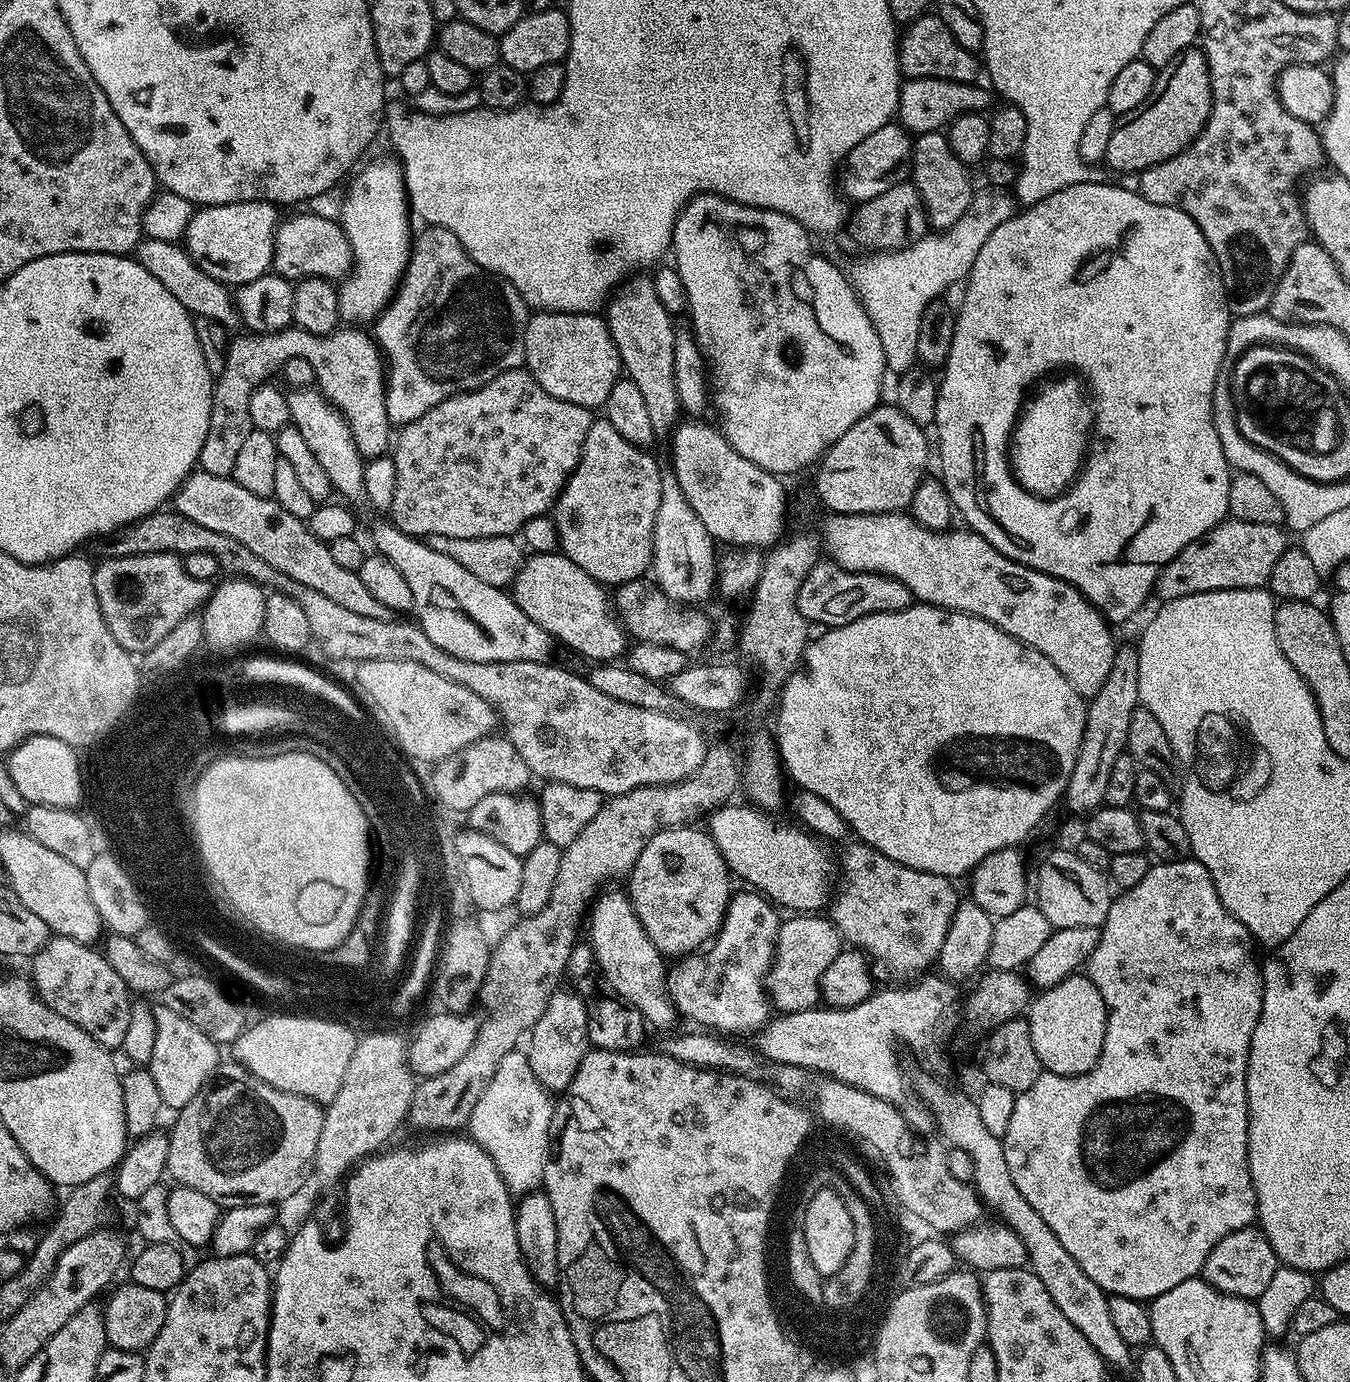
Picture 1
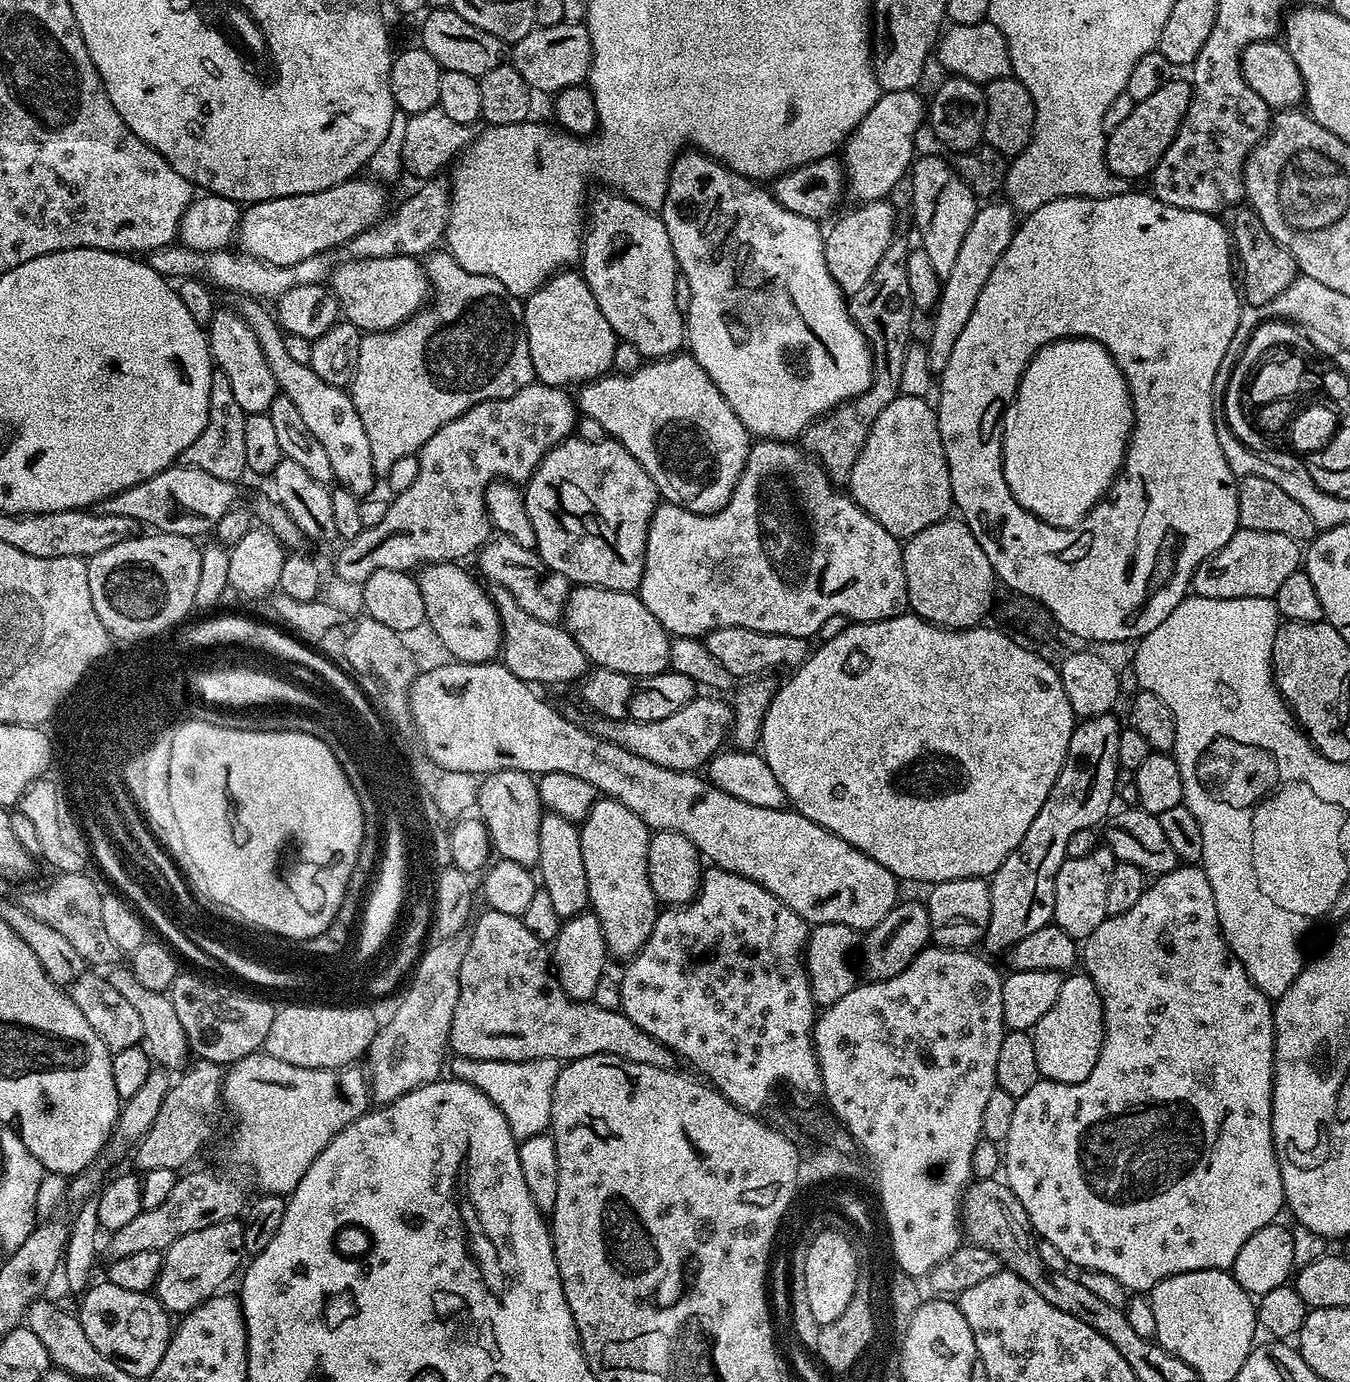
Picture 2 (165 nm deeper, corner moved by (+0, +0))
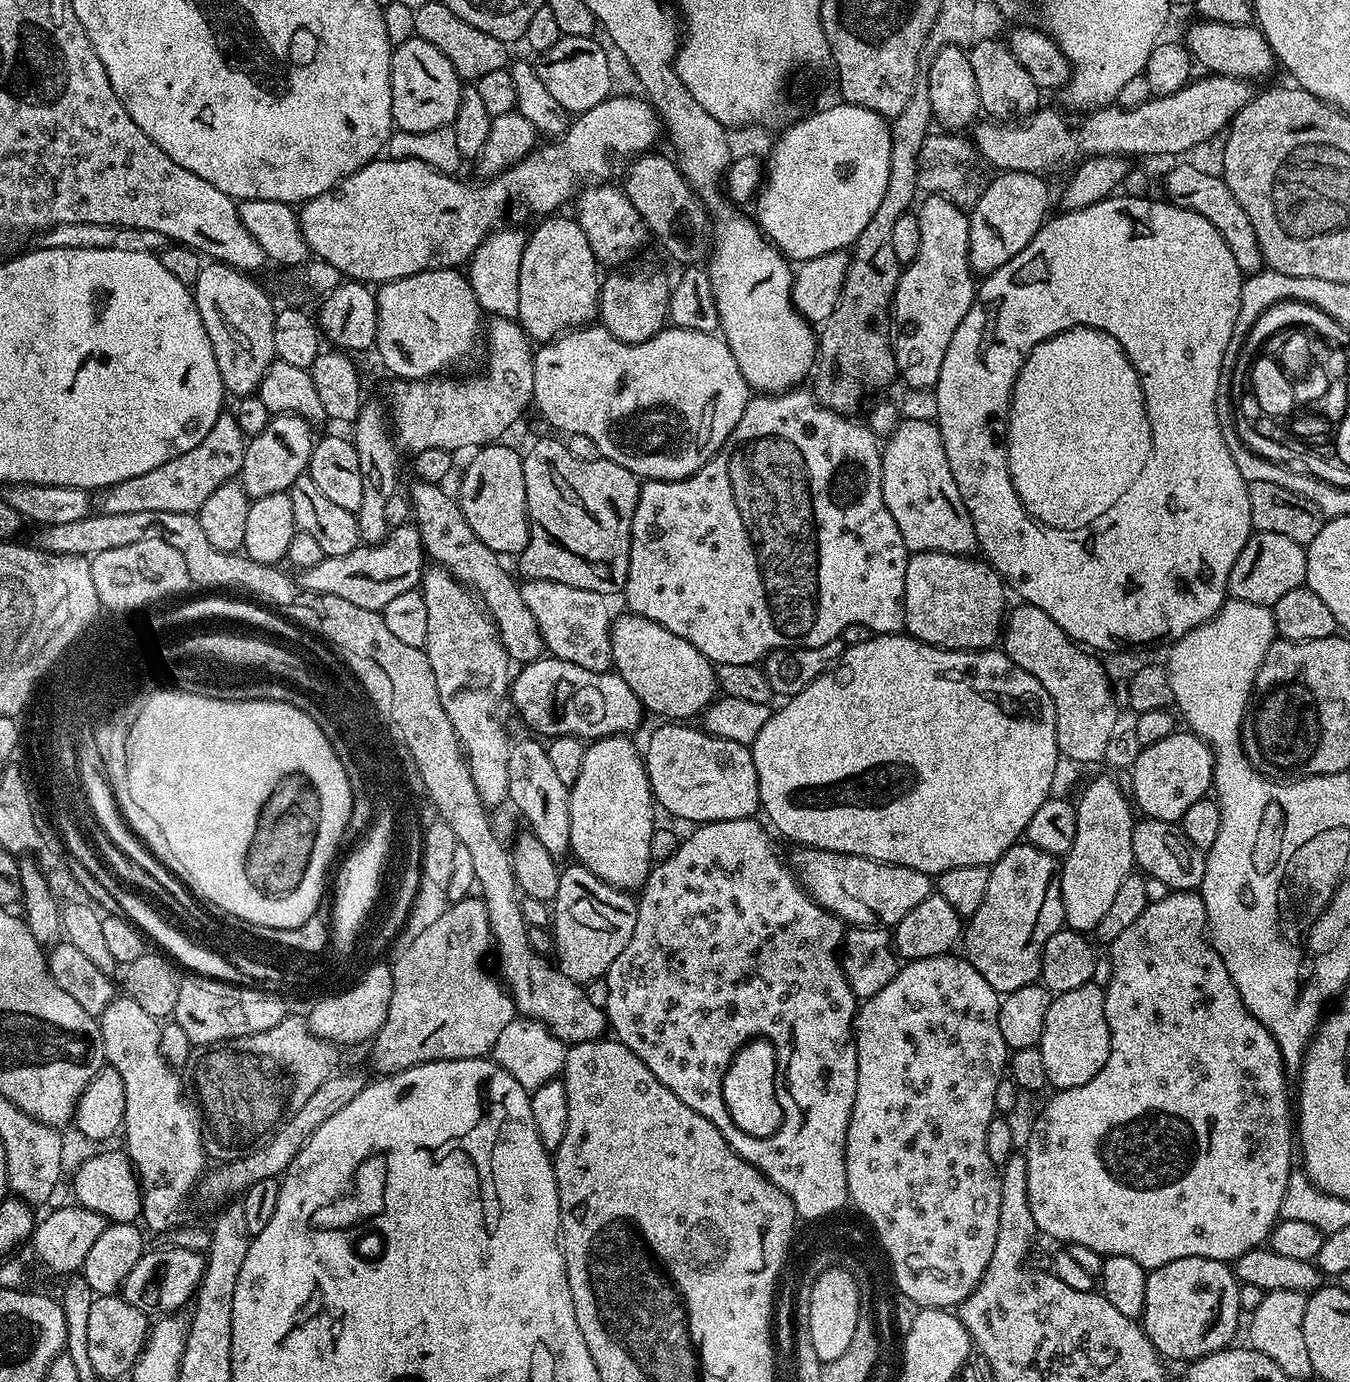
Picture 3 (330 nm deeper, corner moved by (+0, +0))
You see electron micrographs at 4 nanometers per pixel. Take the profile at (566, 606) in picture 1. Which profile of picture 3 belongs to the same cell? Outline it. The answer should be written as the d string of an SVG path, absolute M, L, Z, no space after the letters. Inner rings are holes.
M631 614L623 615L617 615L612 621L612 668L616 675L621 676L626 682L626 686L630 686L630 690L634 690L634 694L638 694L641 704L649 713L657 712L658 715L664 716L660 718L667 718L672 722L688 722L693 719L691 716L699 717L704 709L718 696L718 672L712 661L706 659L694 646L690 646L690 642L686 642L686 638L678 638L678 634L670 634L670 630L666 630L666 626L658 626L658 622L654 622L650 618L642 618Z

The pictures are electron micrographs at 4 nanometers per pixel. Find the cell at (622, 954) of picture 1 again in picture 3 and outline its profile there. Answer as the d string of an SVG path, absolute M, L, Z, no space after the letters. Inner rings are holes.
M625 734L591 741L584 750L582 770L578 770L578 778L570 785L568 794L571 855L610 886L625 890L643 888L646 878L652 873L654 861L650 854L650 838L658 827L648 769L644 767L641 749L636 749L632 739L631 735Z

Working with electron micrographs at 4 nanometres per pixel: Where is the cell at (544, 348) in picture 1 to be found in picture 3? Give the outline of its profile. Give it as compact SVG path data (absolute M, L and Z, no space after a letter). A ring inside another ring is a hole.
M552 214L541 219L540 224L525 239L522 250L522 262L518 270L518 310L515 319L528 335L529 341L547 342L565 332L588 326L597 319L600 307L600 286L602 272L599 272L598 261L594 250L590 250L590 242L586 234L582 234L582 226L571 215Z

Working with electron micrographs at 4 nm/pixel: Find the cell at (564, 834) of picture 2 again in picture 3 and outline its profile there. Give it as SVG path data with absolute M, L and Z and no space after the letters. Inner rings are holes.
M517 739L510 750L508 800L524 815L527 831L536 836L552 856L567 857L570 852L570 788L558 779L547 747L539 739L531 739Z

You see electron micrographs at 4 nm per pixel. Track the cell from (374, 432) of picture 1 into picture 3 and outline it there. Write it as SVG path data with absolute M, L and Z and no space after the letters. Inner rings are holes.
M225 410L214 426L210 426L210 434L206 434L194 450L178 454L170 458L170 462L162 462L162 466L154 466L154 470L146 470L146 474L126 478L126 482L103 489L98 496L98 511L102 514L135 514L146 510L199 513L202 502L206 502L218 486L239 477L245 443L245 434L238 426L235 415Z

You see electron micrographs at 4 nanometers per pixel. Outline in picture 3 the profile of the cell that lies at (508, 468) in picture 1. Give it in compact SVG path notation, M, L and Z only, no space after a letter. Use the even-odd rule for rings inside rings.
M409 522L391 529L381 544L364 544L350 550L350 554L325 556L318 566L310 566L299 573L298 584L308 592L334 594L334 598L362 606L362 610L380 612L386 602L398 598L398 594L419 589L425 567L426 553L420 545L420 535L415 523Z

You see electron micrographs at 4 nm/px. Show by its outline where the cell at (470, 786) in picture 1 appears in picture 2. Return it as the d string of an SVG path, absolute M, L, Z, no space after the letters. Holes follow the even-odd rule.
M518 770L487 773L479 781L475 807L478 809L479 819L483 820L488 827L488 836L492 839L493 849L498 850L499 859L520 863L522 866L531 869L538 858L538 826L542 815L542 805L536 780L529 773Z

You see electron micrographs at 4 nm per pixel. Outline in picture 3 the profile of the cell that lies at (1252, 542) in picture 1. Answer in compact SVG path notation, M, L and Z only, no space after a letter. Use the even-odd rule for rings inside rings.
M1253 531L1246 546L1242 546L1242 554L1238 554L1238 562L1234 562L1234 570L1230 570L1228 595L1242 602L1269 606L1276 604L1278 598L1290 594L1290 590L1305 587L1307 557L1303 544L1285 538L1282 534Z

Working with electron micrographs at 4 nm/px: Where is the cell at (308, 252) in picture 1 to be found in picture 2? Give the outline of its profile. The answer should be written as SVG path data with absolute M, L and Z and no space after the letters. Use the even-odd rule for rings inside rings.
M417 257L345 259L343 263L331 269L330 291L340 303L343 319L360 329L361 333L385 332L397 328L429 303L428 275Z

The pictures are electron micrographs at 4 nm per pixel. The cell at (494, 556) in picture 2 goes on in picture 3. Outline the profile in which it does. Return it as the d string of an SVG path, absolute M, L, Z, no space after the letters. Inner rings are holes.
M525 579L520 584L520 593L534 614L534 622L544 639L544 646L549 656L557 656L562 662L574 662L582 670L607 672L612 668L612 621L614 612L608 609L609 597L594 590L578 590L578 586L566 586L562 582L549 580Z

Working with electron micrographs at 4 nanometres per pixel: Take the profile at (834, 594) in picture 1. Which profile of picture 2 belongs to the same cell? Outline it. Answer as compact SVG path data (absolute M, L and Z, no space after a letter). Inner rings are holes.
M757 439L749 447L746 466L734 486L734 494L730 494L730 502L717 512L698 514L686 510L677 504L661 502L657 504L650 518L650 526L646 534L646 554L644 555L644 573L638 589L640 601L658 618L665 632L673 637L695 636L703 638L719 628L738 626L746 630L758 630L766 634L779 636L803 636L812 638L817 635L819 627L826 618L844 615L850 622L867 622L869 620L888 620L891 616L901 615L909 607L906 576L903 574L903 550L901 541L890 534L866 510L862 510L847 491L836 488L824 469L803 447L782 440Z

